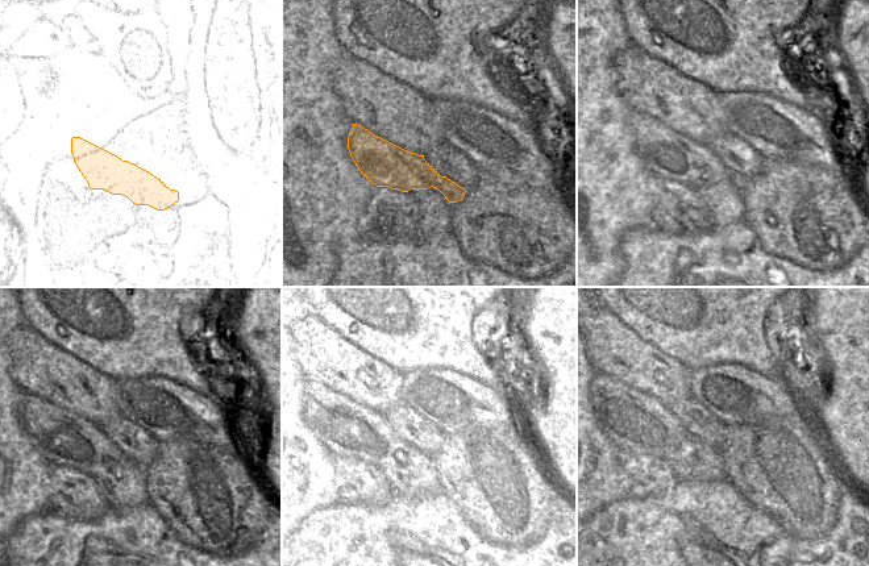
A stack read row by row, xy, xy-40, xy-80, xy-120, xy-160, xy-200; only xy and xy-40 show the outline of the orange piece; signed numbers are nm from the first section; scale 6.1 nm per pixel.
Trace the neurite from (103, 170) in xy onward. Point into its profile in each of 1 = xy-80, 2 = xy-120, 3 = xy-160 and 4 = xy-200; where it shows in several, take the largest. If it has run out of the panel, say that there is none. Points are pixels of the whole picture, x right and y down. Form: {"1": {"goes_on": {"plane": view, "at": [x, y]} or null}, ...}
{"1": {"goes_on": {"plane": "xy-80", "at": [668, 154]}}, "2": {"goes_on": {"plane": "xy-120", "at": [65, 438]}}, "3": {"goes_on": {"plane": "xy-160", "at": [348, 429]}}, "4": {"goes_on": {"plane": "xy-200", "at": [637, 423]}}}

